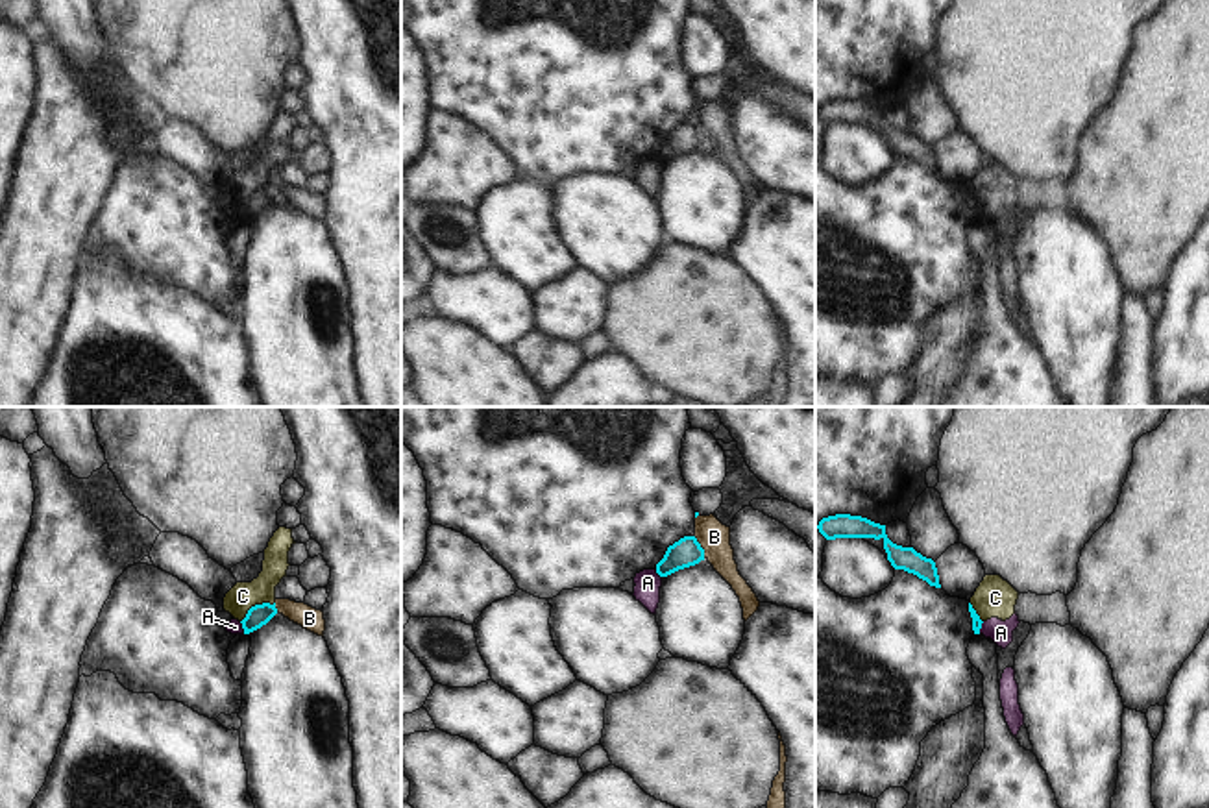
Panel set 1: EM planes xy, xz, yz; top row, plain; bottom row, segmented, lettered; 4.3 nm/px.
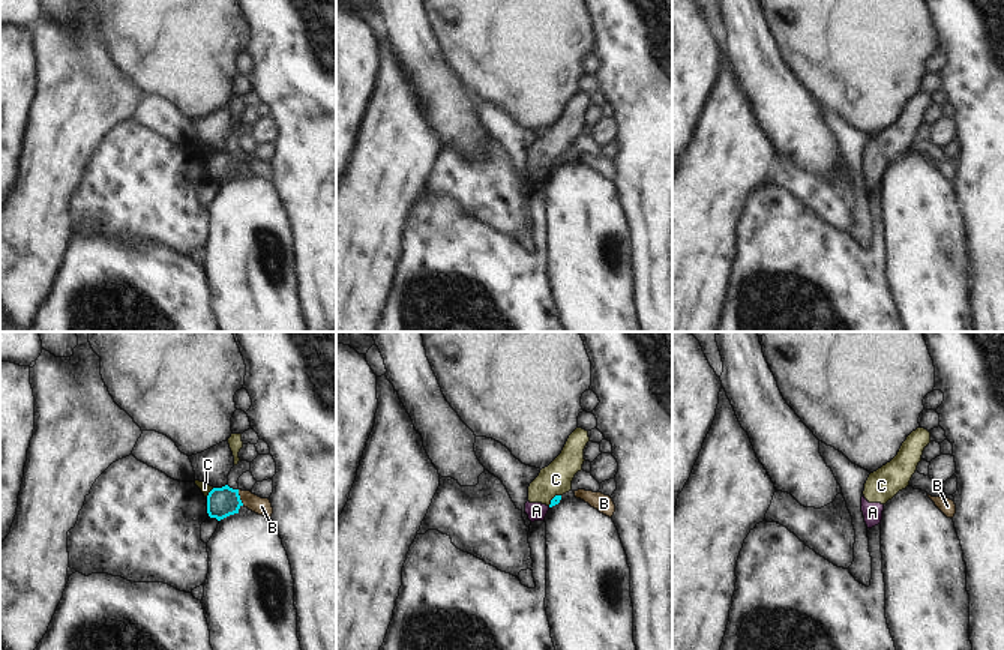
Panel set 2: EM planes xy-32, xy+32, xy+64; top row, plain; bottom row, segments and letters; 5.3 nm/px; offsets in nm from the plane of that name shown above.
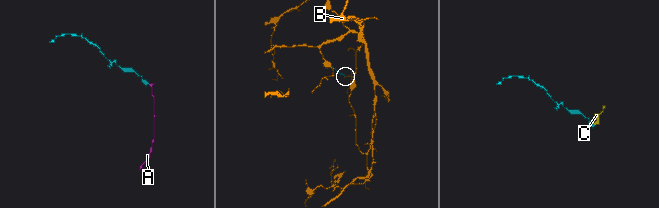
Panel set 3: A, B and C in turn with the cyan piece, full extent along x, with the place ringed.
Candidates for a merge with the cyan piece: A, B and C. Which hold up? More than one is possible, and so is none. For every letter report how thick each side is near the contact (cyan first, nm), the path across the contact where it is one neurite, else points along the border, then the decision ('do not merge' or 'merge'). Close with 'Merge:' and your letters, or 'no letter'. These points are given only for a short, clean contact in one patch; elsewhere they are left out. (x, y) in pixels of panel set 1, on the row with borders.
A: calibres 90 and 60 nm; border xy (239, 622), (244, 633); do not merge
B: calibres 120 and 140 nm; way xz (686, 551), (701, 548), (714, 537); merge
C: calibres 90 and 120 nm; border xy (274, 601), (254, 605), (241, 622); do not merge
Merge: B

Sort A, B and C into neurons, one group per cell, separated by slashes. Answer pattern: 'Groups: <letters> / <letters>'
Groups: A C / B.

